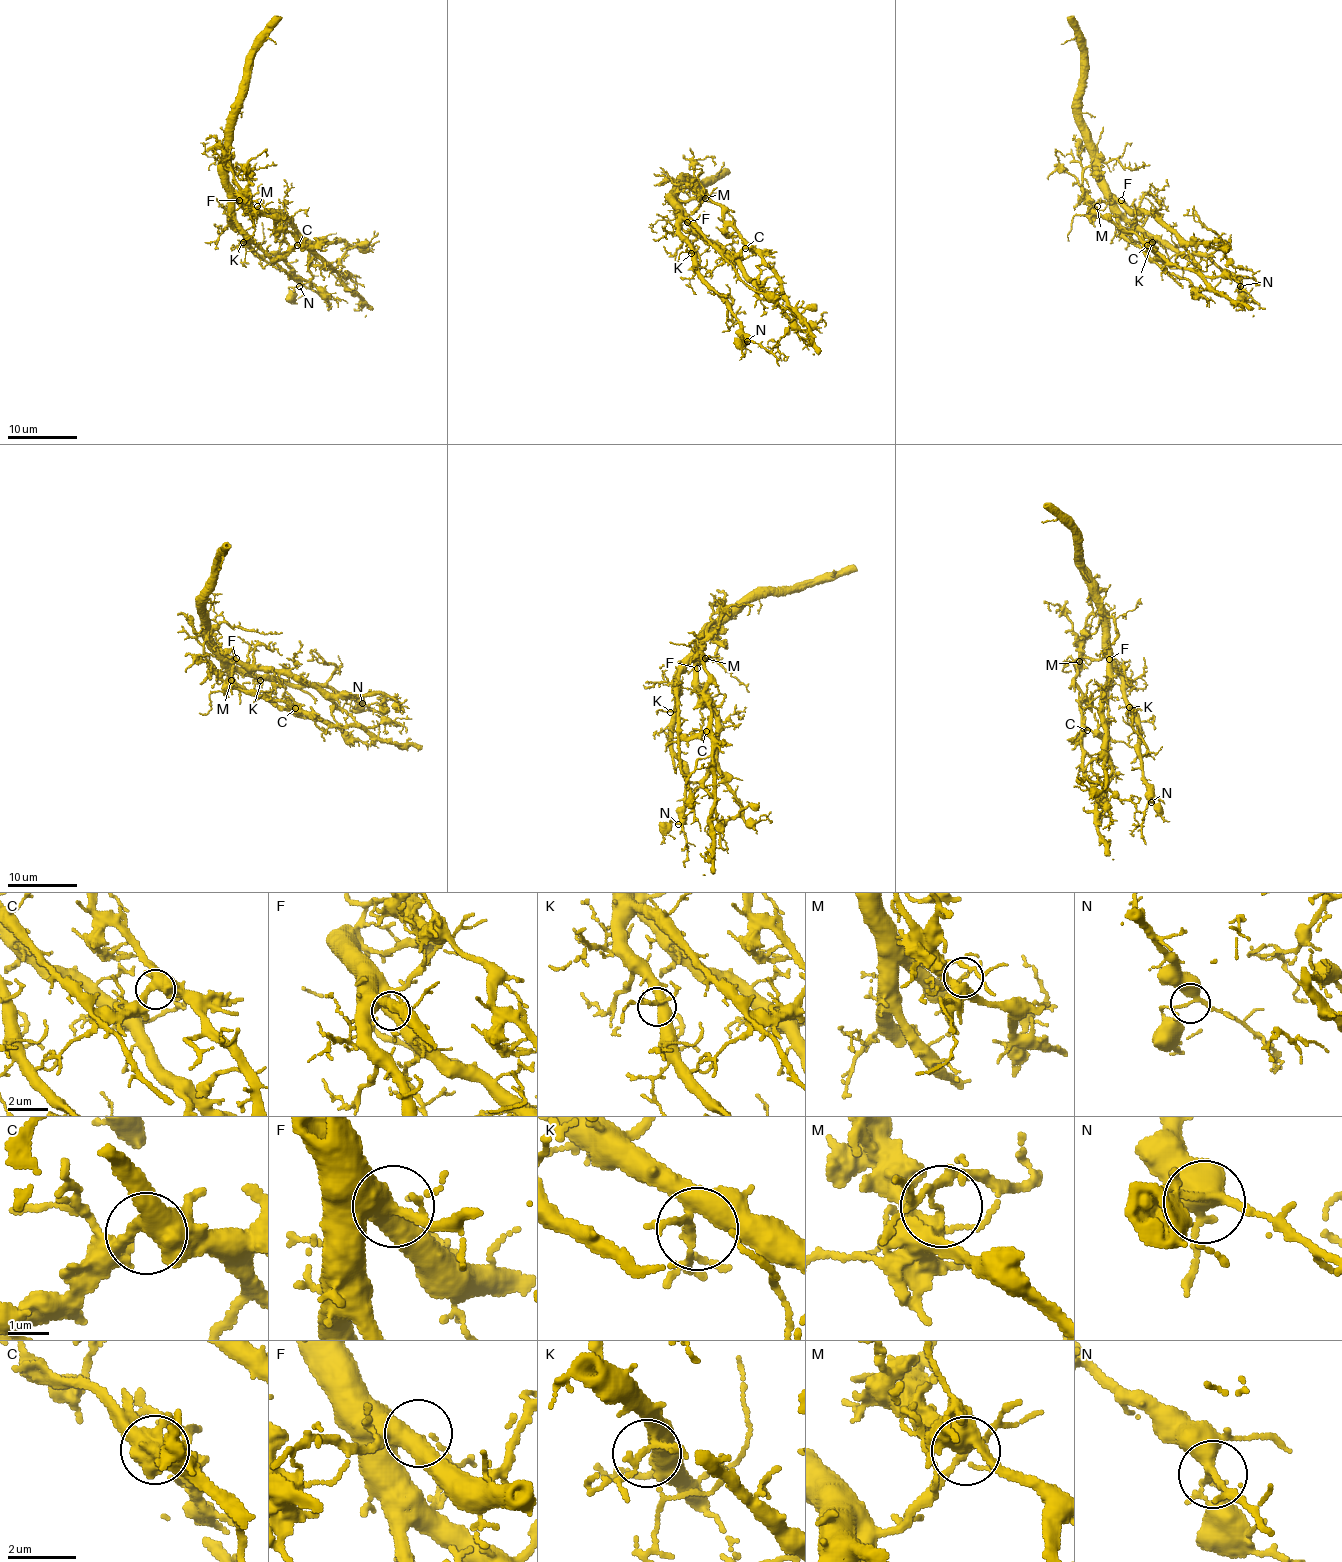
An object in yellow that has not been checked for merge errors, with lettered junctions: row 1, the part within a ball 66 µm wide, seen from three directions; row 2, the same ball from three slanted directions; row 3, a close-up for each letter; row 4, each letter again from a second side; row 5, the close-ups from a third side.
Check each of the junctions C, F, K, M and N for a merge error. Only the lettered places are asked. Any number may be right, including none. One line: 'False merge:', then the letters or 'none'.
False merge: M

